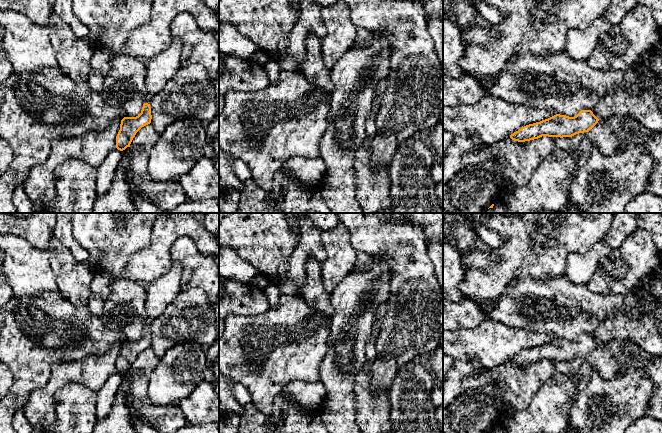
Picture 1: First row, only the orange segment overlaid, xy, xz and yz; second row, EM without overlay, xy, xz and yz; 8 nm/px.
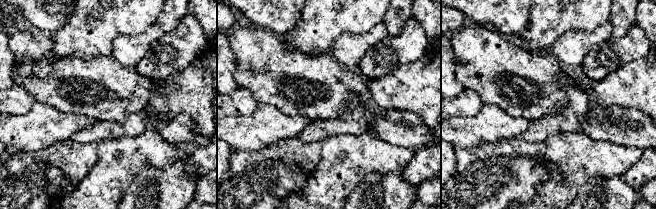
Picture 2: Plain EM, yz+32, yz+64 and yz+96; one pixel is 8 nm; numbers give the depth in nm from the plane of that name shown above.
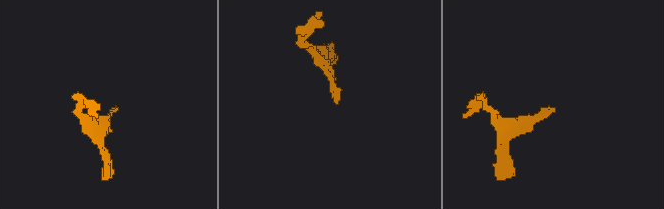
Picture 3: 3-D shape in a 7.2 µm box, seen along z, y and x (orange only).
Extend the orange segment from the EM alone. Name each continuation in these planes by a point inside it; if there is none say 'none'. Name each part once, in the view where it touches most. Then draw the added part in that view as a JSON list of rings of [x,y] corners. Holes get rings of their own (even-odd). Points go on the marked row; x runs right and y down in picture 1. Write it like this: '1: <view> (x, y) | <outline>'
1: xy (160, 69) | [[[172,38],[170,45],[149,60],[146,66],[146,97],[144,103],[159,93],[182,66],[183,45],[178,38]]]

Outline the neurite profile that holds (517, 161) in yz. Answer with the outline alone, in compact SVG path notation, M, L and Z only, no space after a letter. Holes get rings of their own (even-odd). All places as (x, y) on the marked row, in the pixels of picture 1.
M509 137L485 146L478 153L465 153L462 167L476 166L485 160L495 162L503 175L502 193L513 193L529 183L538 166L555 152L551 137L518 142Z

